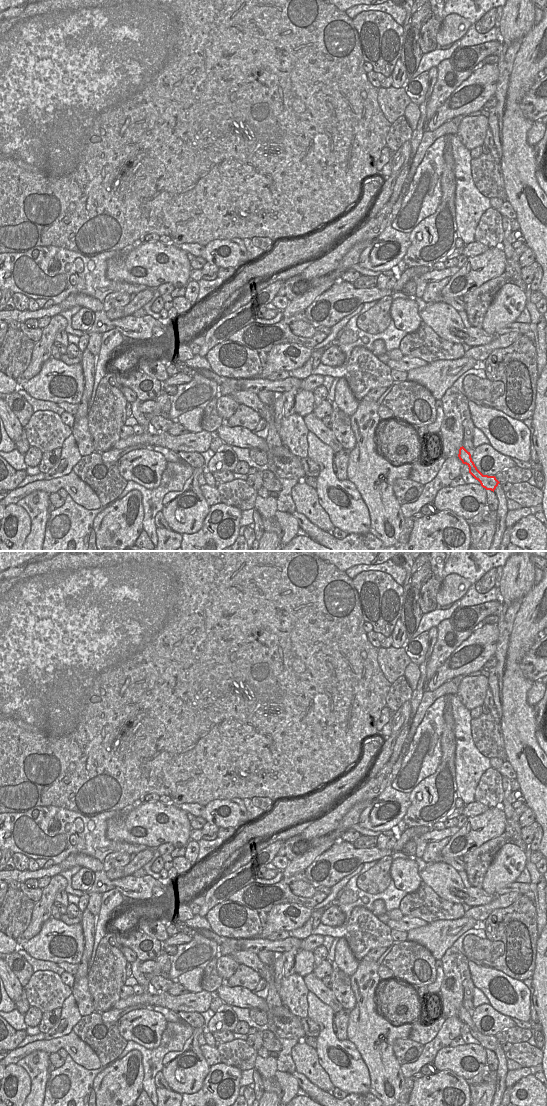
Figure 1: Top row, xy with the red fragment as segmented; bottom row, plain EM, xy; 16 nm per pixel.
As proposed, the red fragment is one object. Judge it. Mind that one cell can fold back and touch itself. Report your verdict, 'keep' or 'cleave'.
keep

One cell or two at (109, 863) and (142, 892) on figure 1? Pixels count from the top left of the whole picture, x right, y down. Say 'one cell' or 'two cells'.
two cells

